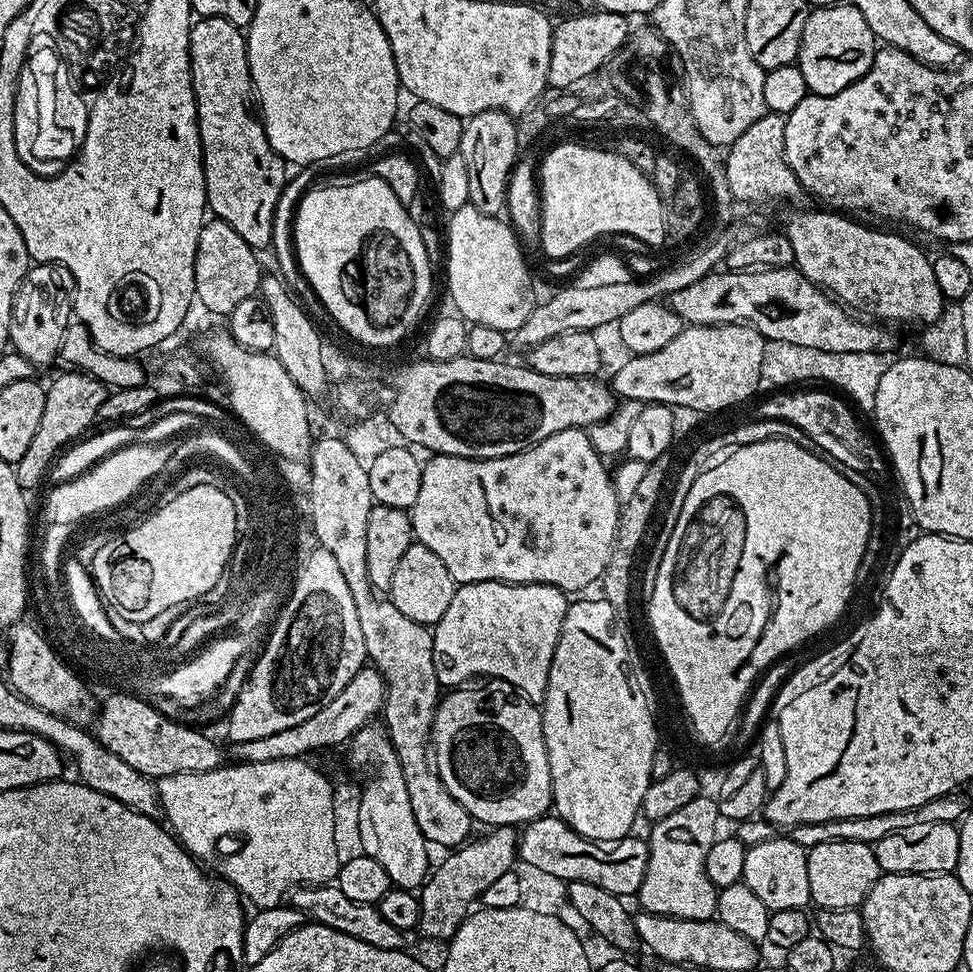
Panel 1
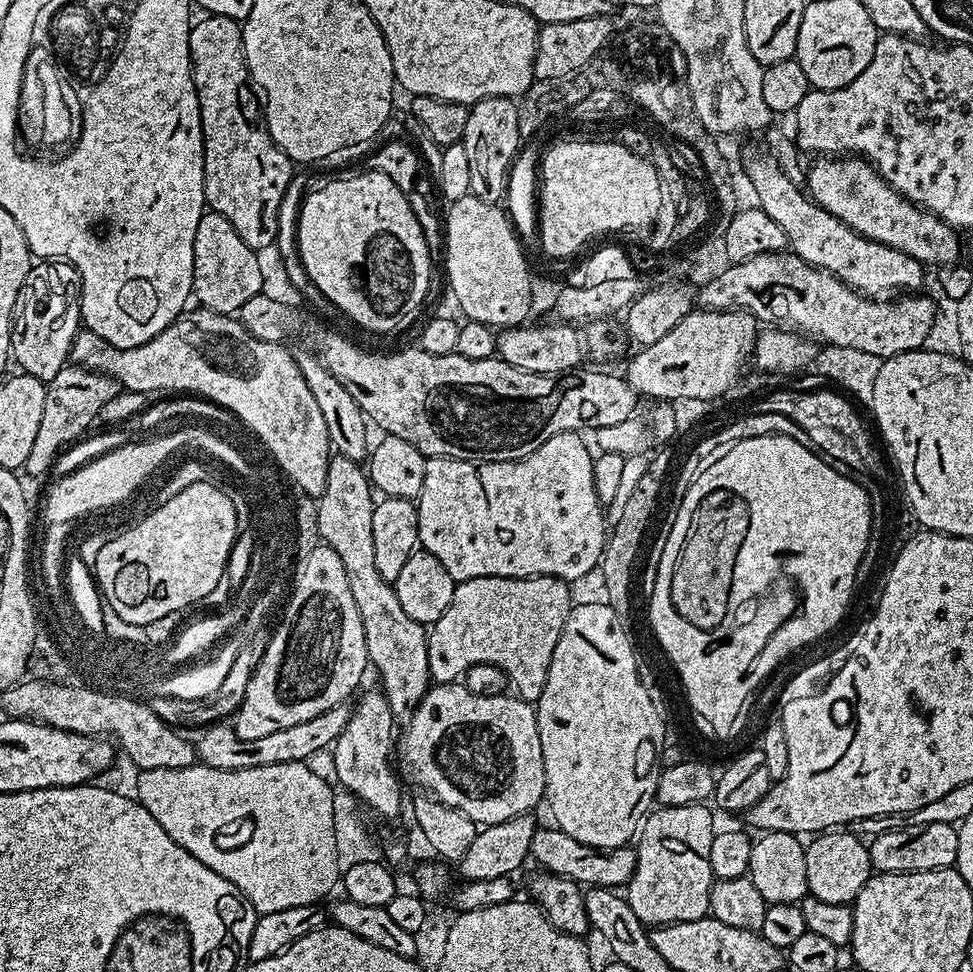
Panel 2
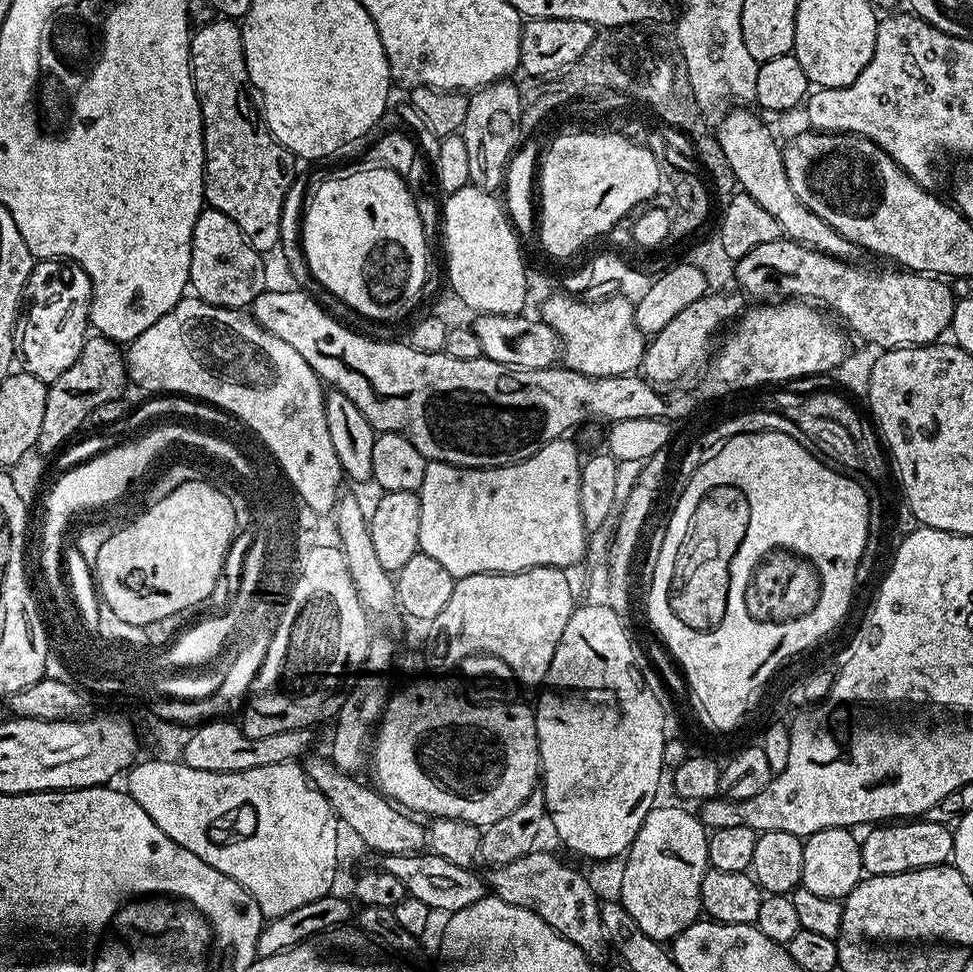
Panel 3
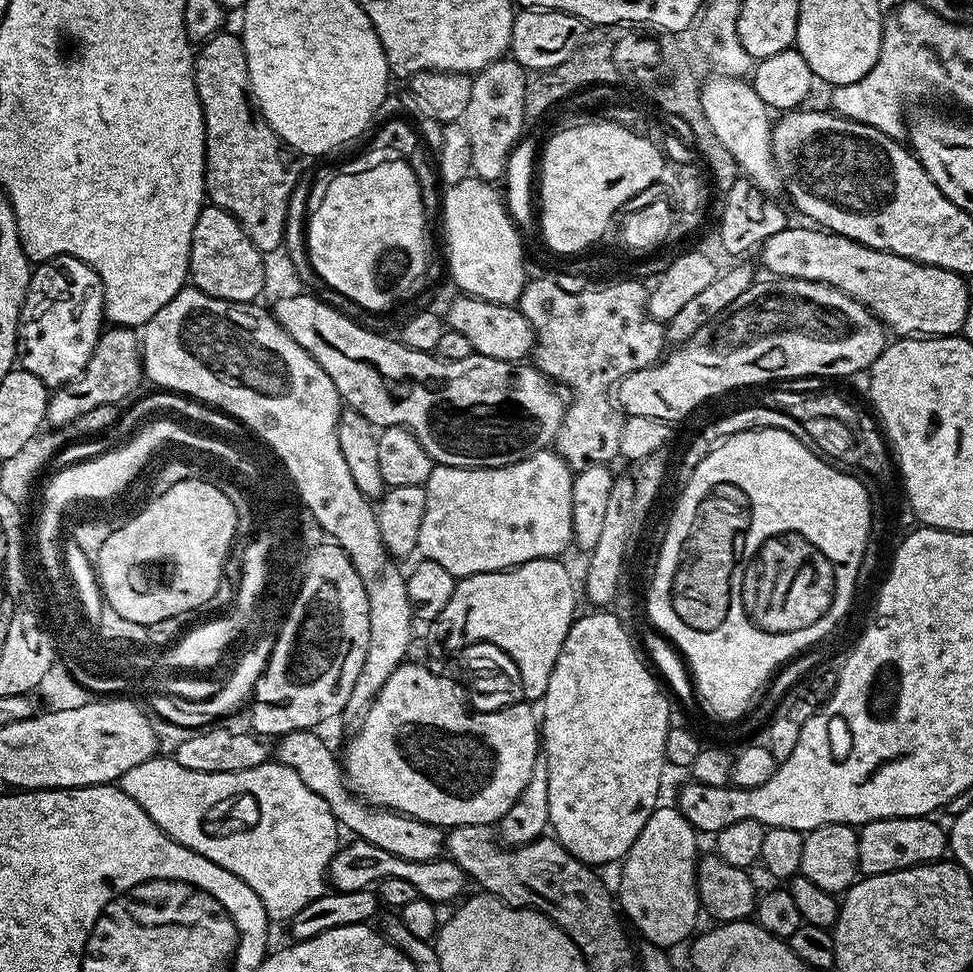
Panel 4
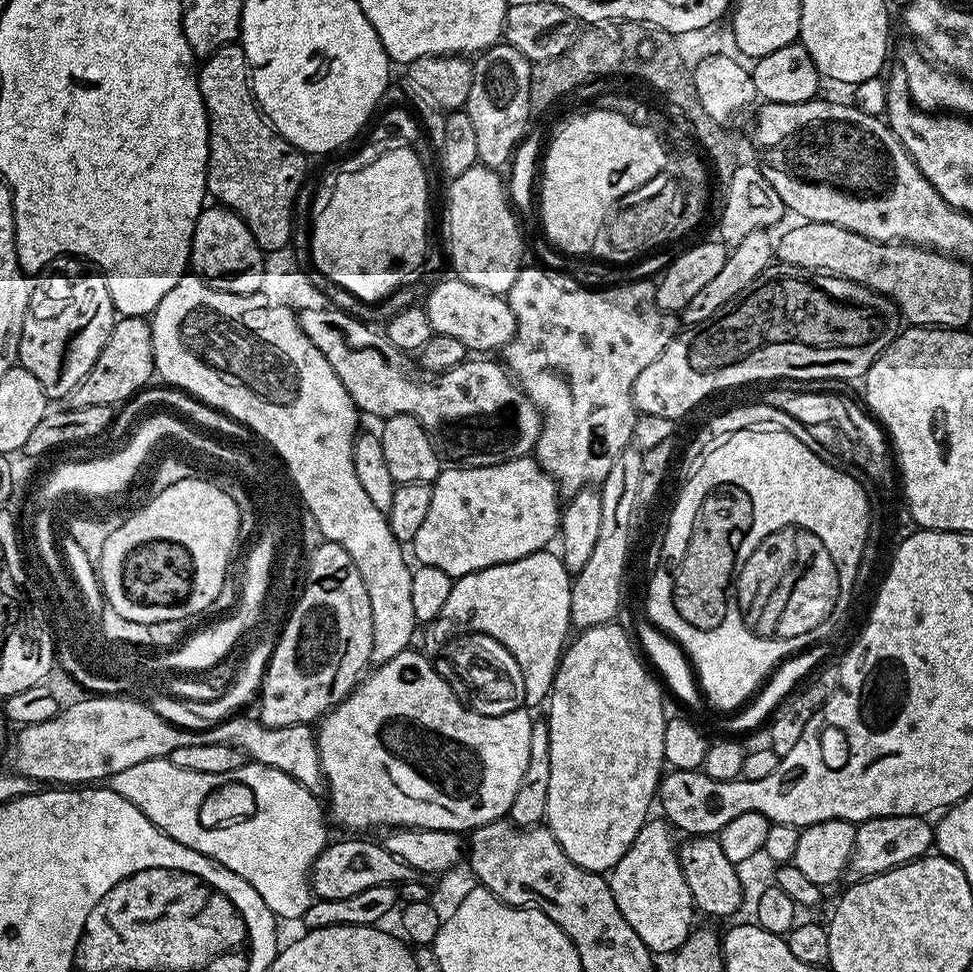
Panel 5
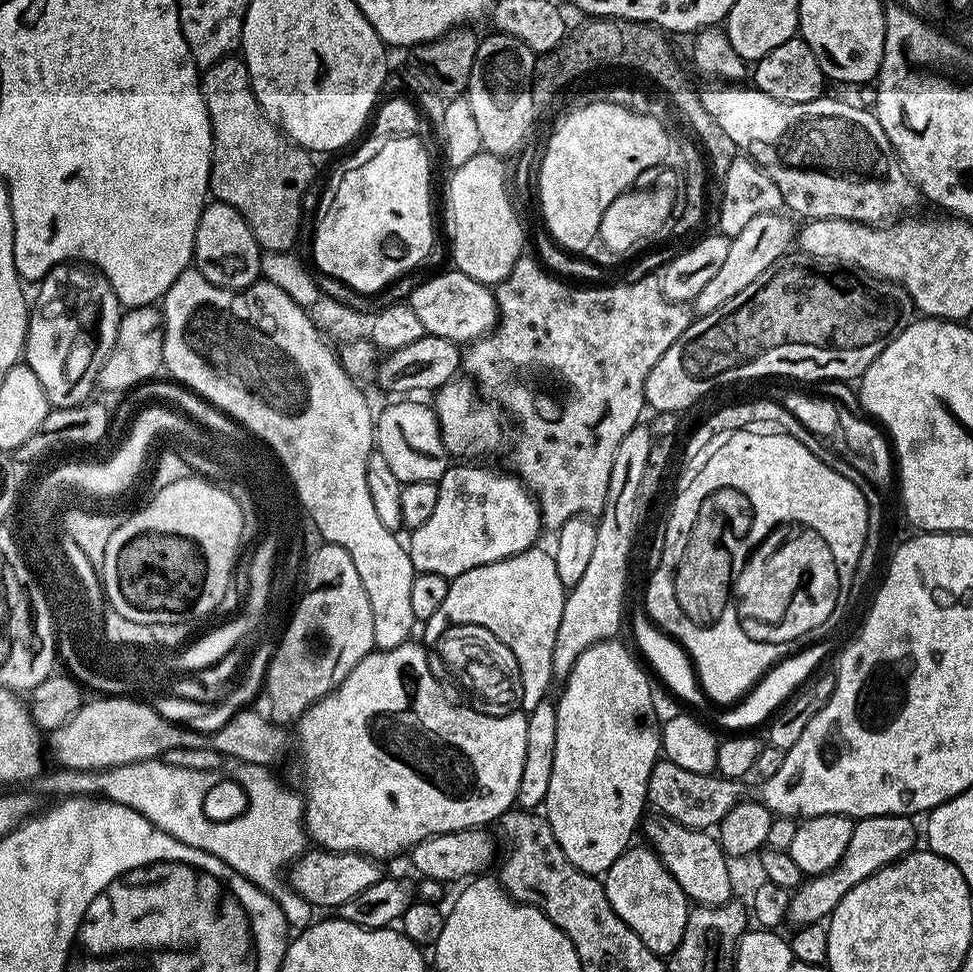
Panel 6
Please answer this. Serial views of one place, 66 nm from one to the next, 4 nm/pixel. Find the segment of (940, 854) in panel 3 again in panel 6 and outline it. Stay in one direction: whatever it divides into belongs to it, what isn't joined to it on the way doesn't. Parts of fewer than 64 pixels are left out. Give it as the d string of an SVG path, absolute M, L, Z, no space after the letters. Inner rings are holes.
M861 816L853 823L850 834L850 846L846 846L846 854L836 863L835 868L823 872L821 876L805 879L792 892L792 901L788 911L788 920L796 926L819 924L827 921L832 911L870 874L879 868L885 868L895 860L901 860L917 847L916 823L911 816Z

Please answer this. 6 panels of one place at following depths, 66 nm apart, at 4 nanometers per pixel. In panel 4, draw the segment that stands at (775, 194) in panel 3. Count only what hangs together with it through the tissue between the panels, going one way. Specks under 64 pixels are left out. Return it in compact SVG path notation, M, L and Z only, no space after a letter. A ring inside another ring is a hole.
M720 73L709 75L701 83L700 97L702 110L714 130L715 137L730 150L737 169L752 183L757 184L763 192L776 194L781 191L782 181L772 158L771 109L768 109L762 98L753 90L749 81L741 77L726 76Z

